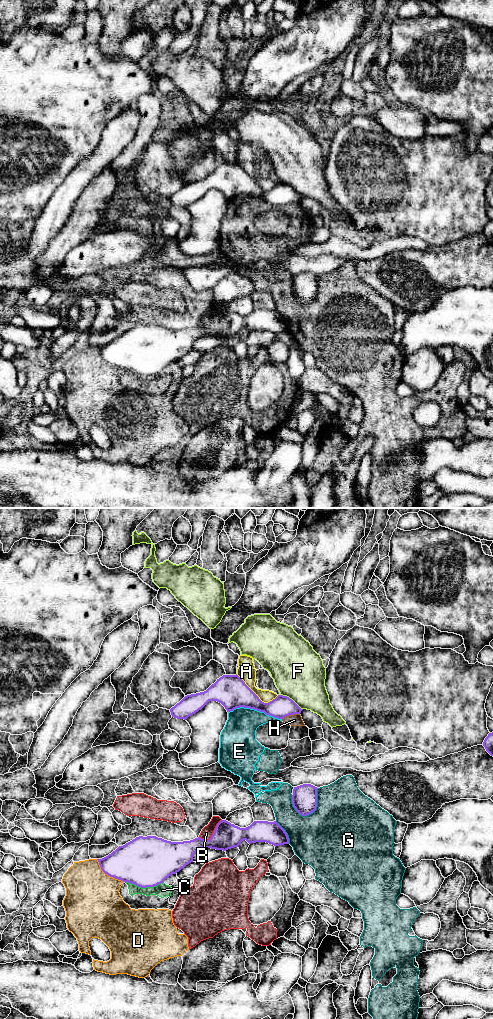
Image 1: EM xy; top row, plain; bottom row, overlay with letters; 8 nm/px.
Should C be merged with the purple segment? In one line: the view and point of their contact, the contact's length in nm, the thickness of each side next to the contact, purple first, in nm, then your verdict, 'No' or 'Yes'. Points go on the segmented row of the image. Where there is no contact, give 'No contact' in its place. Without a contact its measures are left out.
Touches purple at xy (144, 887). Shared border 320 nm. Thickness 400 nm (purple) against 120 nm. No

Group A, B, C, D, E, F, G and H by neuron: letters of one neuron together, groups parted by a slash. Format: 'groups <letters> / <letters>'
groups A / B C / D / E G H / F

